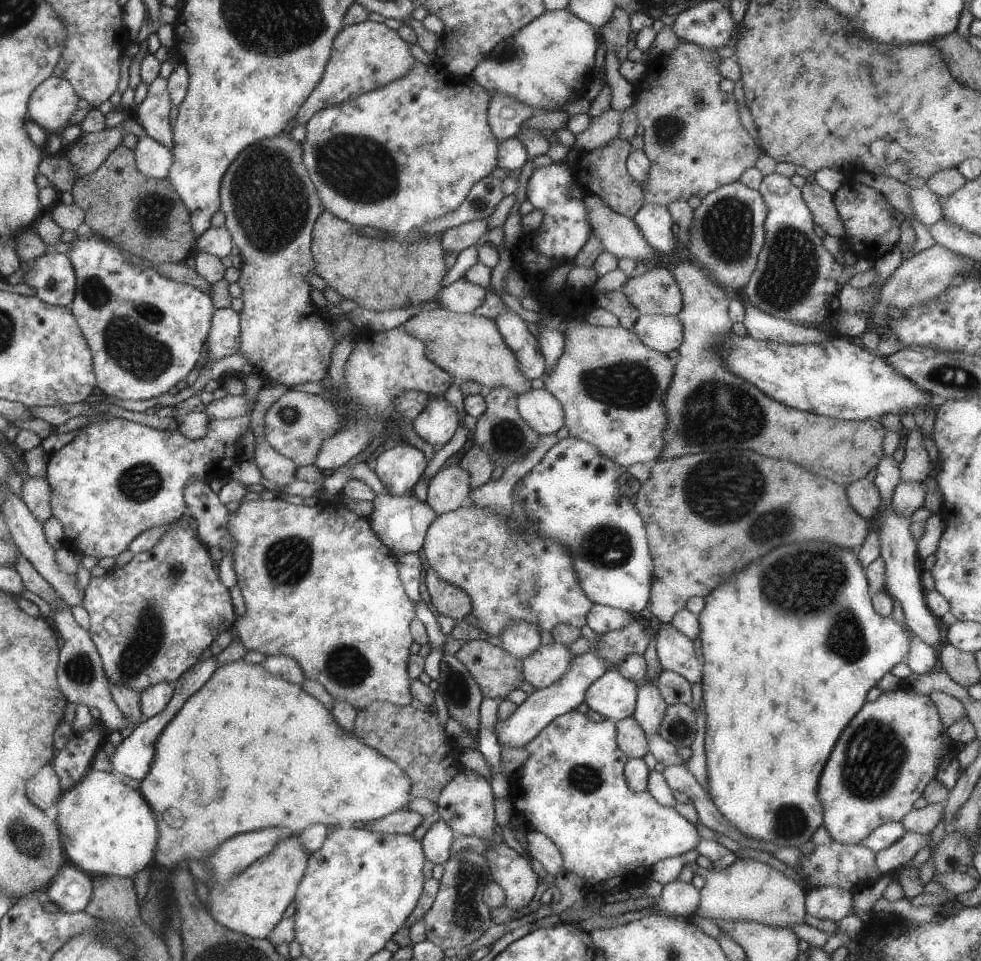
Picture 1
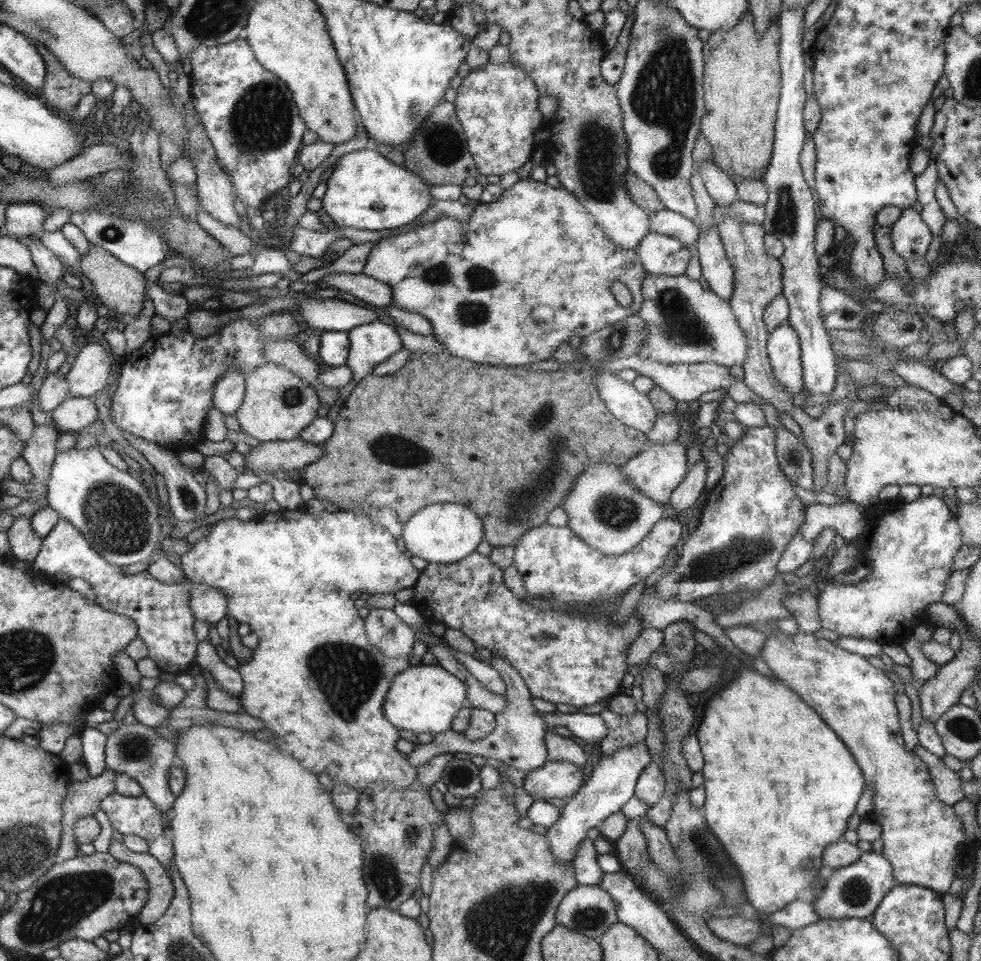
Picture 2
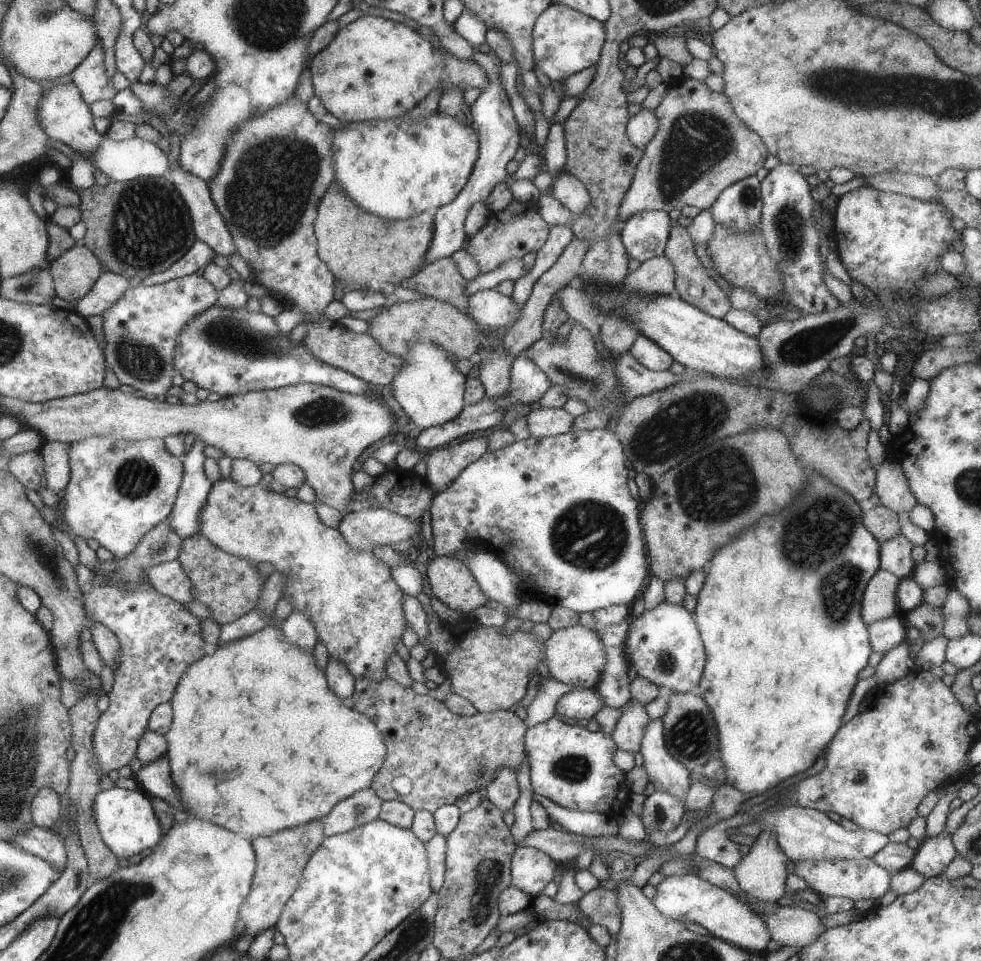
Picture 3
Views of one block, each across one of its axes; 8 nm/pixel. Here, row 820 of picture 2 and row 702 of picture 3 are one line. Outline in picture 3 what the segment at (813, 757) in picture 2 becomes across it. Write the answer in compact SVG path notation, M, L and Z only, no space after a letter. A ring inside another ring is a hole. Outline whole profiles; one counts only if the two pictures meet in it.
M805 470L807 482L801 488L801 492L787 504L783 506L775 516L763 516L759 518L759 522L755 522L753 526L745 528L743 532L739 532L731 542L727 542L725 546L721 546L713 558L709 560L707 568L705 568L705 582L697 594L697 606L693 610L695 614L695 626L699 630L703 648L705 648L705 668L703 668L703 676L699 680L699 690L701 690L701 698L703 702L707 702L715 724L717 724L717 736L719 736L719 758L725 764L727 770L727 782L729 786L737 788L743 794L755 794L759 796L761 792L771 790L773 786L777 786L779 782L787 780L789 776L801 774L807 768L811 768L815 764L815 760L821 756L821 752L825 752L825 746L833 740L835 732L841 728L841 716L847 708L847 700L851 698L853 686L857 684L857 676L859 672L867 666L871 652L869 646L869 632L867 626L861 620L861 598L865 592L867 582L873 578L875 572L879 572L879 550L881 544L877 544L877 540L863 528L861 518L863 512L859 510L859 504L843 490L839 490L837 486L833 486L829 480L825 480L823 476Z

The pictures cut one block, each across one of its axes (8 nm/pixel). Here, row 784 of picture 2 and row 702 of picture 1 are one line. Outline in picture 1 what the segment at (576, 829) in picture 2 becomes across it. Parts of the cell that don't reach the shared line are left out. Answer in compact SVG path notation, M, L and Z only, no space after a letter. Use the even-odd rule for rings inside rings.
M607 670L583 692L583 702L605 720L619 722L635 710L637 684L623 678L617 670Z

